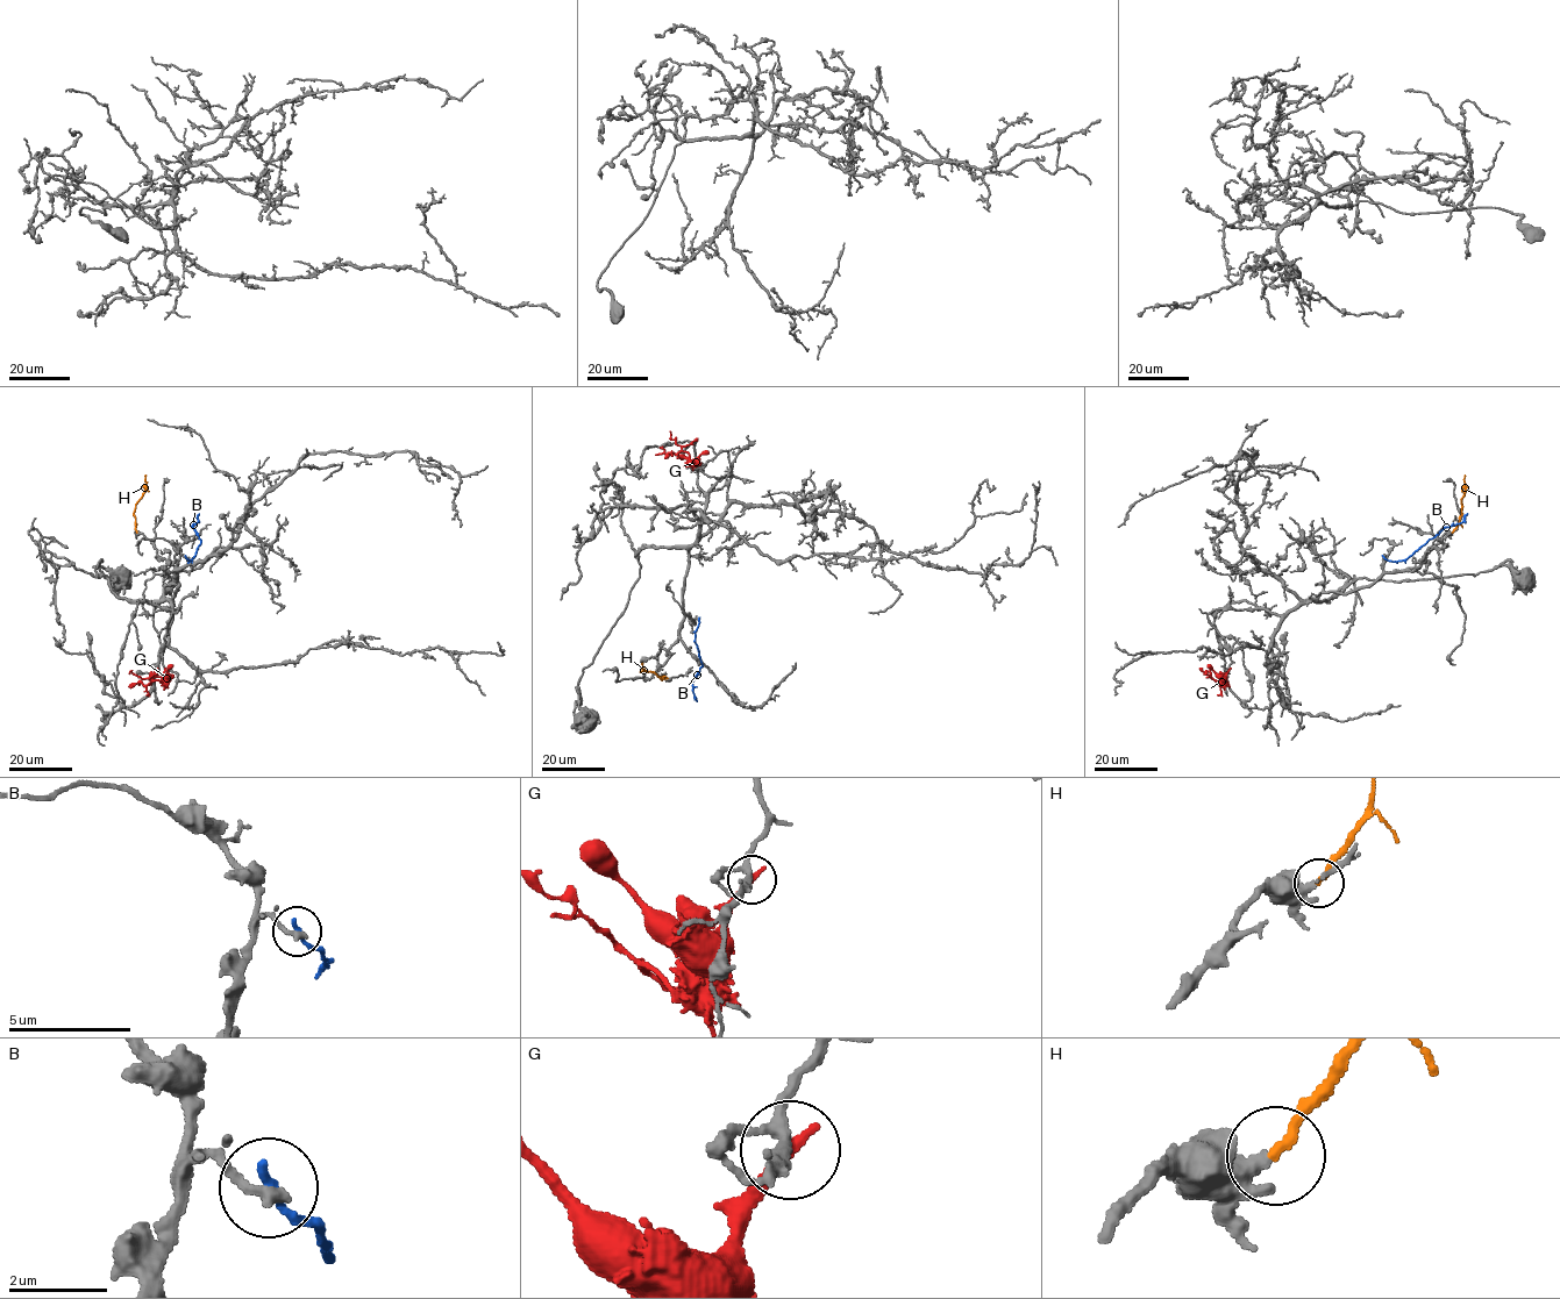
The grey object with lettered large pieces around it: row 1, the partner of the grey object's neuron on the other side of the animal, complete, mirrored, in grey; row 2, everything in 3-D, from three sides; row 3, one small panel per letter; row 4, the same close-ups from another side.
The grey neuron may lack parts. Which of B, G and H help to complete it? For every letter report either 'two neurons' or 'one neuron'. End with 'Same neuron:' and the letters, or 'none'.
B: two neurons
G: two neurons
H: one neuron
Same neuron: H

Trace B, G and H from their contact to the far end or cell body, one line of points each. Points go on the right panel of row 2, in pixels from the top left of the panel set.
B: (1383, 557), (1405, 561), (1446, 527), (1461, 523), (1467, 513)
G: (1230, 670), (1220, 684), (1210, 677), (1210, 672), (1204, 673)
H: (1452, 533), (1461, 513), (1465, 475)

